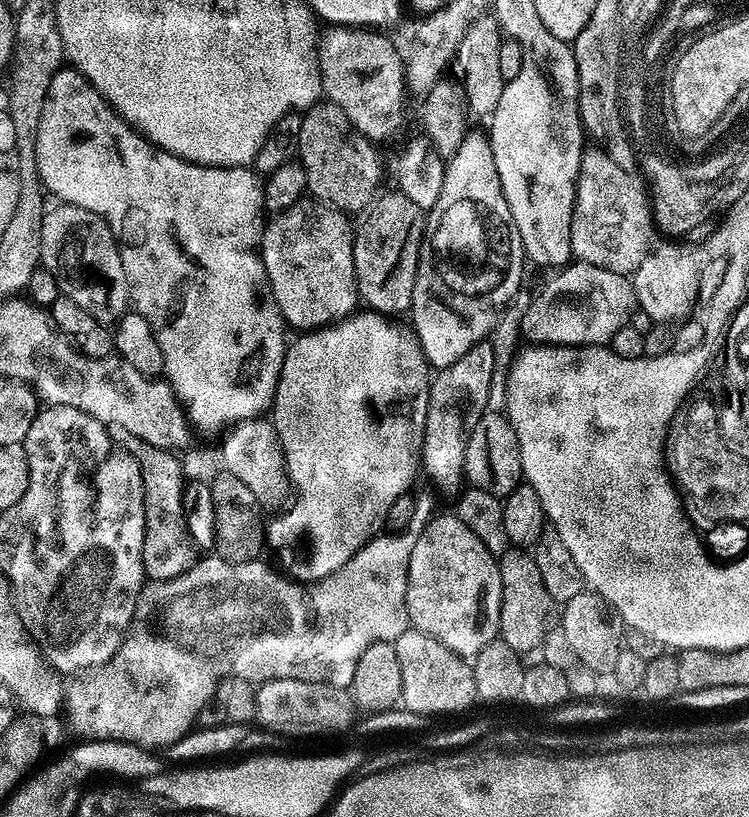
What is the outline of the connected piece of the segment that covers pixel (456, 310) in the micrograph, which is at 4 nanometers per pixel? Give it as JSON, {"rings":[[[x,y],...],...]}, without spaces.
{"rings":[[[469,134],[458,148],[458,154],[447,161],[442,194],[438,194],[438,202],[427,213],[424,241],[414,278],[410,328],[433,369],[441,370],[458,362],[458,358],[462,358],[470,346],[493,331],[504,308],[525,283],[524,266],[526,259],[522,238],[503,197],[502,182],[495,170],[489,137]]]}

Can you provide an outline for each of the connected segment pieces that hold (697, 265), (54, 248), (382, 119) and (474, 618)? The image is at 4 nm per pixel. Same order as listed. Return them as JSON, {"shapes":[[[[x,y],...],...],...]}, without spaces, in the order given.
{"shapes":[[[[664,242],[668,244],[664,244],[659,248],[659,246],[653,247],[651,251],[649,251],[648,257],[646,257],[640,265],[637,266],[635,272],[631,273],[630,279],[632,281],[632,289],[634,290],[634,294],[636,295],[636,303],[642,310],[646,311],[650,318],[654,322],[673,322],[672,320],[676,320],[675,322],[680,322],[685,319],[689,315],[688,312],[692,308],[692,303],[696,300],[696,295],[700,292],[700,271],[703,270],[704,267],[710,264],[709,258],[707,254],[704,252],[698,253],[696,251],[696,242]]],[[[67,202],[49,207],[42,222],[42,268],[53,276],[59,295],[82,306],[90,318],[112,326],[130,308],[130,285],[122,266],[120,245],[110,226],[98,214]]],[[[332,26],[328,33],[321,35],[318,40],[320,49],[320,73],[322,86],[327,103],[342,106],[342,114],[350,118],[350,122],[364,135],[367,140],[381,142],[387,136],[392,136],[404,124],[404,79],[405,57],[387,40],[387,35],[379,34],[374,30],[360,28],[345,28]]],[[[455,514],[433,515],[410,554],[406,586],[408,623],[461,658],[475,658],[500,635],[500,561]]]]}

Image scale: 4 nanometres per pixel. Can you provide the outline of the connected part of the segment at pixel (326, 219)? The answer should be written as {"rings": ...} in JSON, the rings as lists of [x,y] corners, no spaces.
{"rings":[[[301,202],[295,204],[290,210],[281,213],[275,220],[274,224],[269,223],[264,229],[263,237],[260,241],[259,253],[260,259],[264,262],[264,269],[268,275],[270,282],[270,290],[274,302],[278,306],[278,310],[284,316],[285,325],[289,329],[300,328],[296,330],[320,330],[325,326],[331,325],[333,322],[343,321],[345,318],[351,317],[357,311],[358,293],[356,290],[356,275],[354,274],[354,224],[351,224],[349,217],[345,213],[338,212],[334,208],[327,208],[324,204],[315,202]]]}

